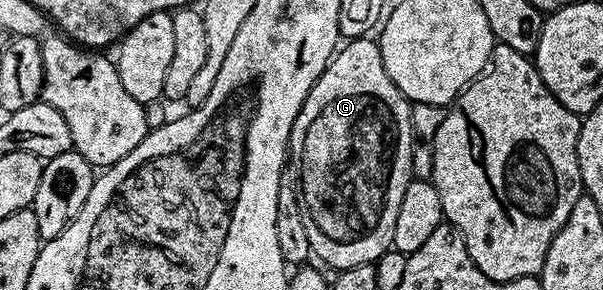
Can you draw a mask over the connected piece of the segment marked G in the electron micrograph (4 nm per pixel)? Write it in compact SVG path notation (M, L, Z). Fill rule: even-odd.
M369 37L350 39L334 54L311 93L307 93L293 122L293 135L310 135L310 149L325 155L322 159L302 161L297 200L307 229L310 252L337 271L351 265L376 263L382 253L392 248L399 204L403 202L403 193L407 193L407 185L415 175L415 136L411 125L413 108L404 93L391 81L383 65L380 46L371 40ZM321 131L329 132L320 139Z

